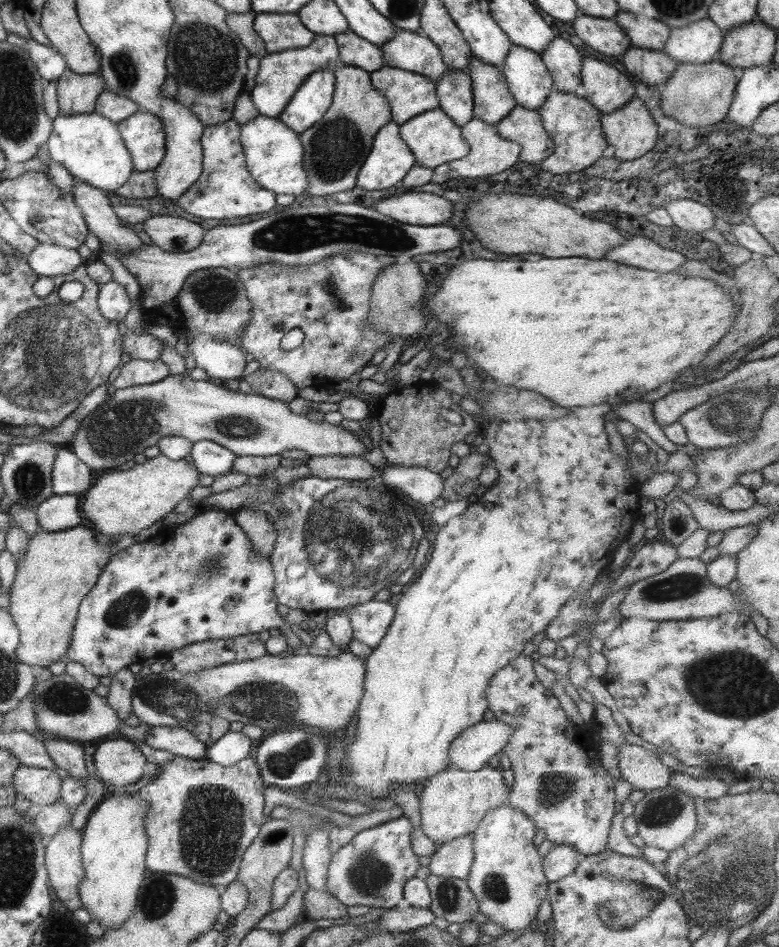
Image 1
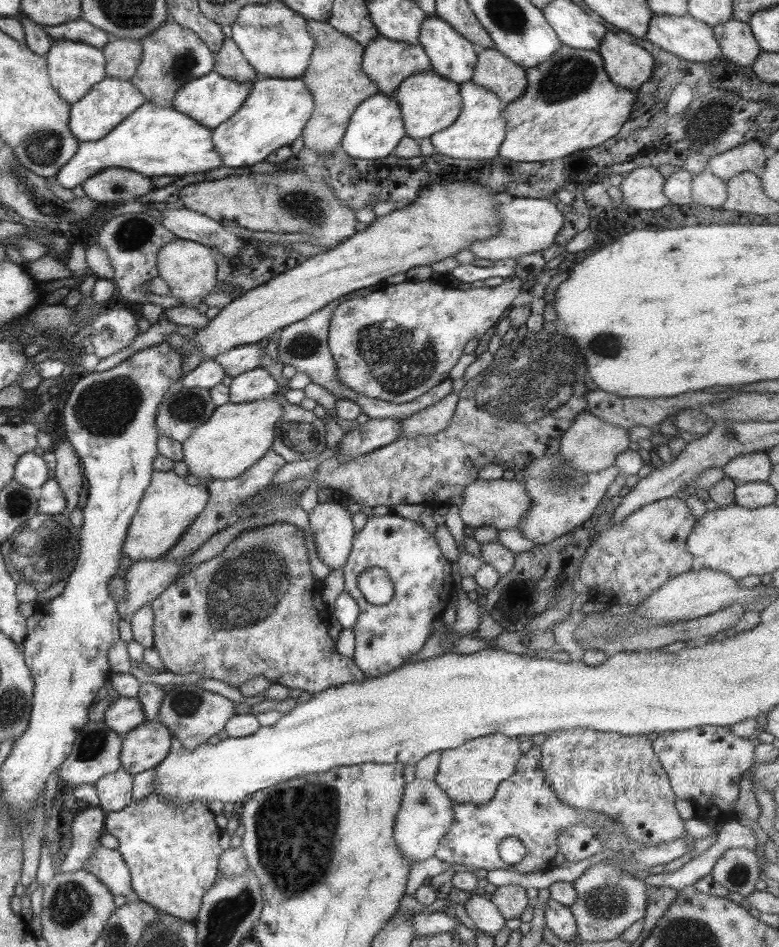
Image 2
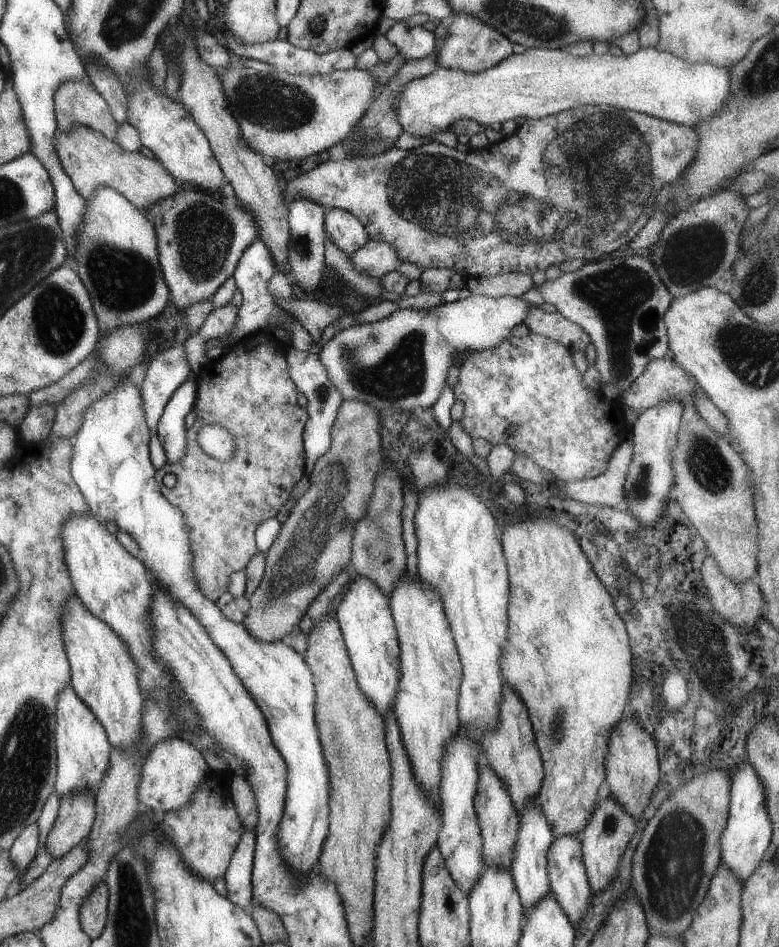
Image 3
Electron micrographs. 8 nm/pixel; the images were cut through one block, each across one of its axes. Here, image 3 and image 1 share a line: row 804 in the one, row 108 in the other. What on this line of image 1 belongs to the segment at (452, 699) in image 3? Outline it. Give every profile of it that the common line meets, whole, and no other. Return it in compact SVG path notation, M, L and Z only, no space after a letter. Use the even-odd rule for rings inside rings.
M439 108L426 110L398 125L398 133L413 154L415 165L425 168L433 169L439 164L459 160L467 156L470 149L460 135L460 127Z

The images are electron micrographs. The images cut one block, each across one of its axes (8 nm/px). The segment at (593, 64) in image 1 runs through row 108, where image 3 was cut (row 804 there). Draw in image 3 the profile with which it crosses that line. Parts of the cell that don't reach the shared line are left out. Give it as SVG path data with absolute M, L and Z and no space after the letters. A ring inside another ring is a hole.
M602 792L595 808L591 813L588 823L579 835L582 850L582 861L586 868L586 877L590 890L595 894L604 891L609 883L614 880L618 869L619 859L627 848L635 832L635 820L619 803Z

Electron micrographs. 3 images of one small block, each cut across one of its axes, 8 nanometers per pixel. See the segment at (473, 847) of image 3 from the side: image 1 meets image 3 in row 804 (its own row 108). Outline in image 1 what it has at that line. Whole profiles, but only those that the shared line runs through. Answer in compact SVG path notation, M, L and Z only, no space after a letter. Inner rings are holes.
M449 68L434 83L438 108L457 126L462 127L474 118L471 82L465 70Z

